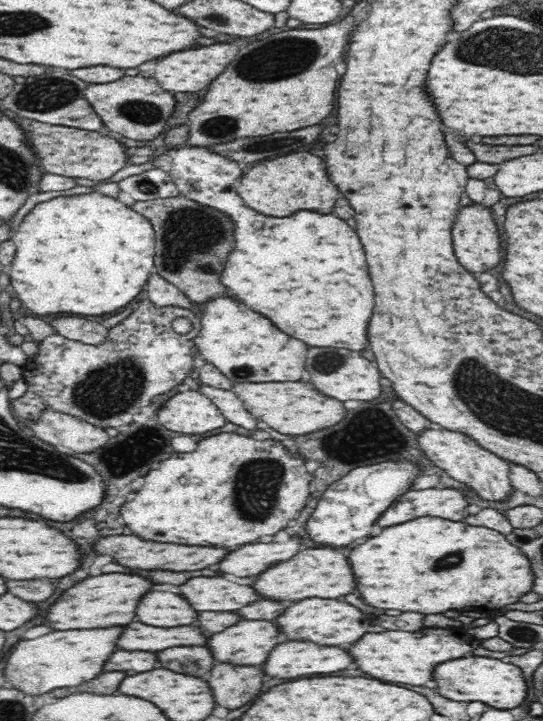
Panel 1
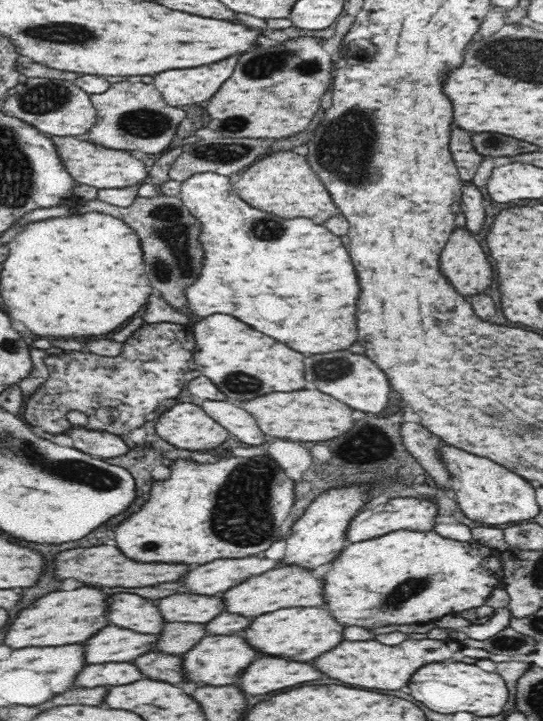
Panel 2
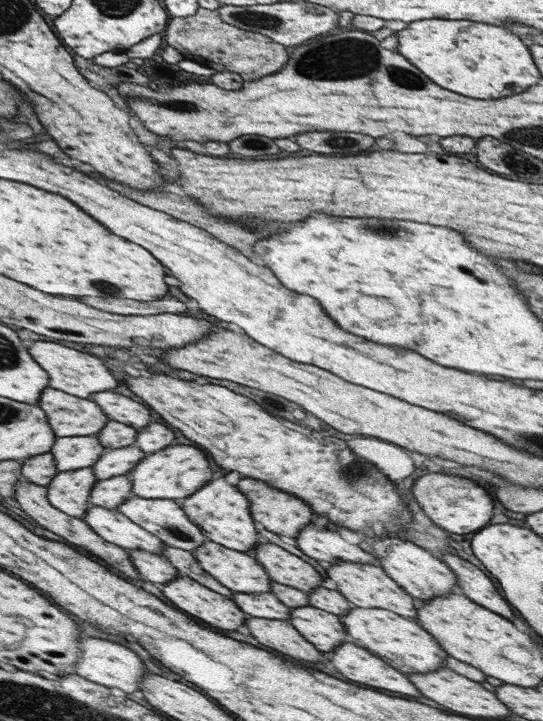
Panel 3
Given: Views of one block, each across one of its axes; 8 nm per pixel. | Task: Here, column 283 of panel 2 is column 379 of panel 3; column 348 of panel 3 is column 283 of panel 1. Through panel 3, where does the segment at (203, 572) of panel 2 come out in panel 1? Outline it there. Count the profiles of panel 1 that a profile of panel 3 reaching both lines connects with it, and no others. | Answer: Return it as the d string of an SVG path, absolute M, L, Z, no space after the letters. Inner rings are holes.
M290 537L285 543L271 539L235 547L218 565L218 574L234 576L256 576L271 566L290 560L302 548L300 537Z

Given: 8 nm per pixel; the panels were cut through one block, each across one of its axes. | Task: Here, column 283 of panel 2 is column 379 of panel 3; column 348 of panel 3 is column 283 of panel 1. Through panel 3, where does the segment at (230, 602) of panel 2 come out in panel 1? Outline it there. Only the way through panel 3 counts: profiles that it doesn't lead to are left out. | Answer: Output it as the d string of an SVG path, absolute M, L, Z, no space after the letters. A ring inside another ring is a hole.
M329 546L313 547L301 550L290 560L275 564L261 572L254 582L253 589L257 590L260 598L266 600L299 601L306 598L343 598L354 592L356 582L352 576L352 568L346 556Z

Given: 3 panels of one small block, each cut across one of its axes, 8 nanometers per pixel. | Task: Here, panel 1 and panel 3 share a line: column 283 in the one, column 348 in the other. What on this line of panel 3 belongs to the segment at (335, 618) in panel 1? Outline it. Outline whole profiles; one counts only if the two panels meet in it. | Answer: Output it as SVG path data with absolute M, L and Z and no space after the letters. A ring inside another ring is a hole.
M351 608L344 616L340 616L346 634L352 636L352 642L374 652L382 660L386 660L390 666L398 668L404 674L422 674L422 672L434 672L436 668L442 668L448 654L442 650L442 646L432 638L429 632L415 620L398 616L394 612L386 612L383 608Z

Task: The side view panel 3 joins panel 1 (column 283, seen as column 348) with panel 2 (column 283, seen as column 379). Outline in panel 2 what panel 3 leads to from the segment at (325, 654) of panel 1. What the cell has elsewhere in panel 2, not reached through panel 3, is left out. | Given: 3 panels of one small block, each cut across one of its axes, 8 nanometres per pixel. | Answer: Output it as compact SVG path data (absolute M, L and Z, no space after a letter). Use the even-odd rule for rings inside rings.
M262 656L252 662L246 672L242 672L238 687L244 694L256 696L282 688L290 688L296 684L318 680L322 672L314 668L310 662L294 662L278 656Z

